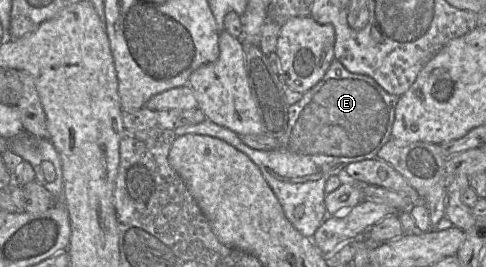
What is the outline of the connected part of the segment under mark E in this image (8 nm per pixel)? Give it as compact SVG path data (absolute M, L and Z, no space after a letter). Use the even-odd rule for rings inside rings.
M334 59L324 77L314 87L303 93L299 101L289 106L285 133L280 139L277 139L279 140L279 147L274 150L252 149L244 144L234 131L206 118L201 123L182 126L174 132L177 137L186 134L214 137L225 141L247 155L261 171L290 223L300 234L312 238L318 227L329 216L324 202L327 180L332 176L337 176L348 164L377 157L378 151L391 139L398 98L399 96L387 93L371 77L351 73Z

